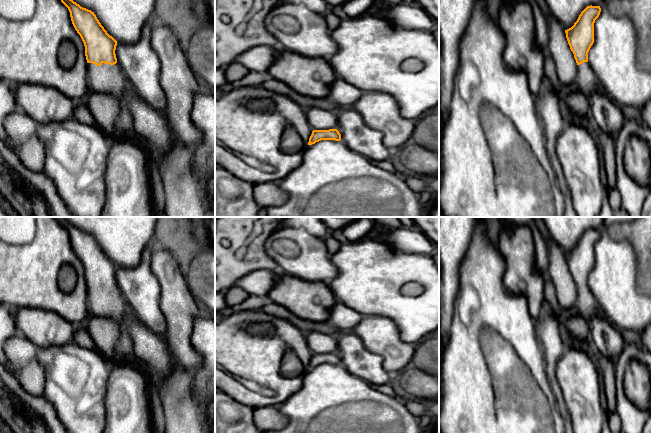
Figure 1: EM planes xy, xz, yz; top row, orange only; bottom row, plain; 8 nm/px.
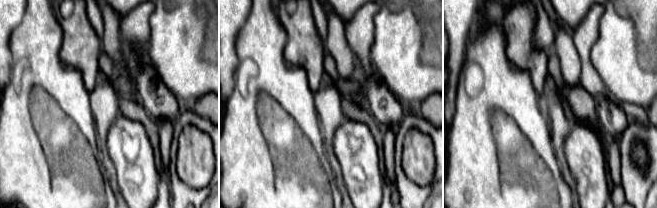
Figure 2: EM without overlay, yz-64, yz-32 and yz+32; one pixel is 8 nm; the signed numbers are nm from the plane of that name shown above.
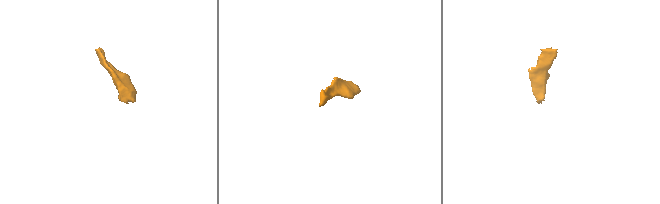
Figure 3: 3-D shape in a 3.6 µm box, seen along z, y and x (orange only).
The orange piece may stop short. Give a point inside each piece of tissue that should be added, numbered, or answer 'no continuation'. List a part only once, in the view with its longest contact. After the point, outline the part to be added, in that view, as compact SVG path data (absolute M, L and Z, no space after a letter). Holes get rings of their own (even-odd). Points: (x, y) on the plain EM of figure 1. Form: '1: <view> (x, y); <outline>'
1: xy (108, 303); M87 287L87 301L91 316L111 319L121 327L127 316L136 317L118 287L114 289L102 287L101 290Z

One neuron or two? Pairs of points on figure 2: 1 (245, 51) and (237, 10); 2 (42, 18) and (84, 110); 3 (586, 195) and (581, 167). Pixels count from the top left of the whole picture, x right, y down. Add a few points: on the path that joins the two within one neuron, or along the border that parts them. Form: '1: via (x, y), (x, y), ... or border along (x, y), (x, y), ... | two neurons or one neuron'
1: border along (251, 10), (237, 37), (236, 51) | two neurons
2: via (42, 41), (44, 67), (64, 87) | one neuron
3: via (586, 188), (586, 174) | one neuron

